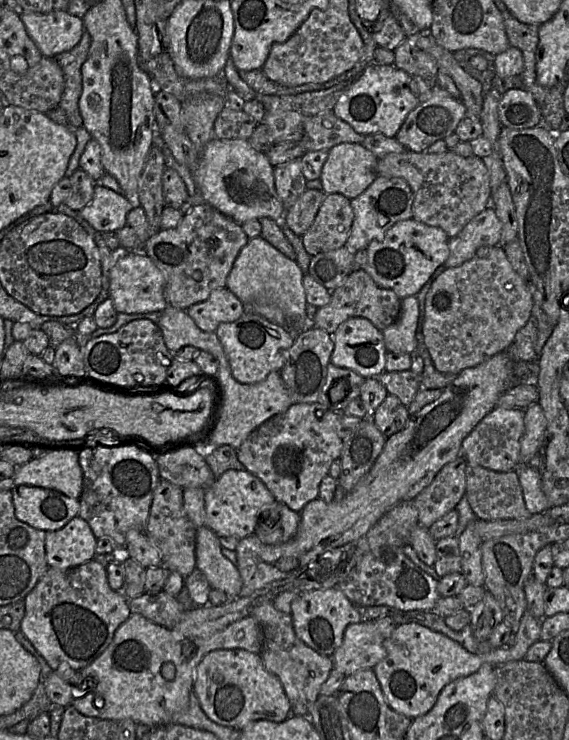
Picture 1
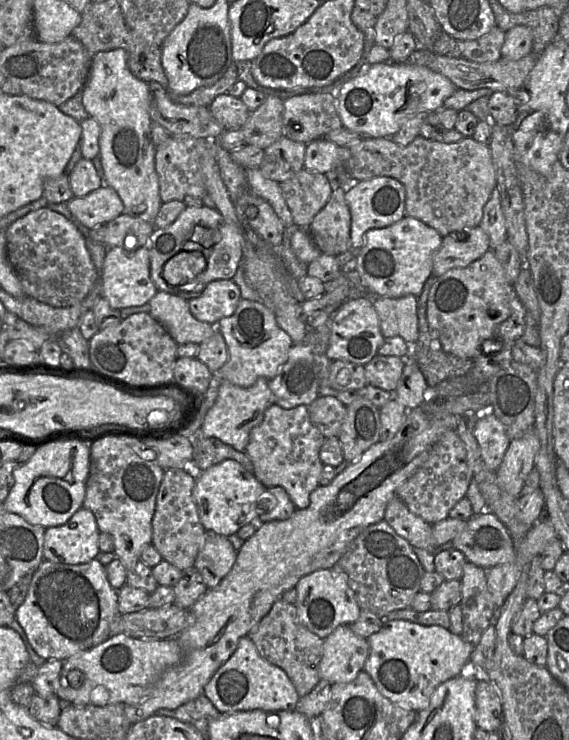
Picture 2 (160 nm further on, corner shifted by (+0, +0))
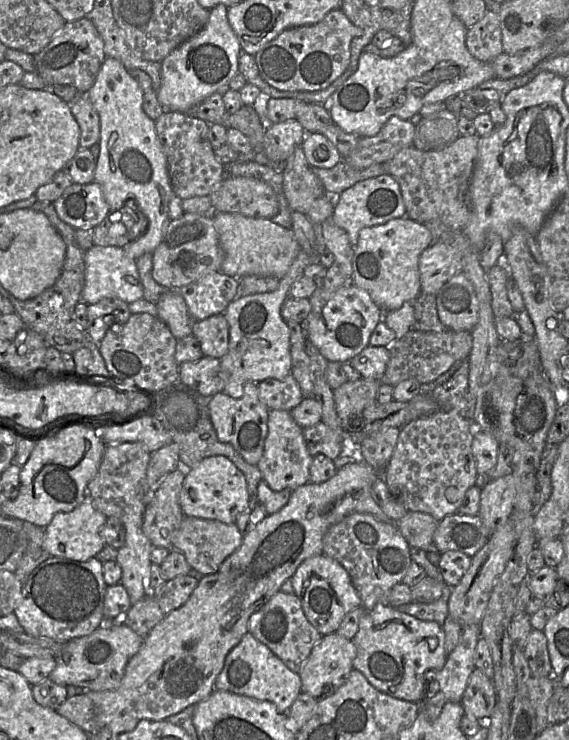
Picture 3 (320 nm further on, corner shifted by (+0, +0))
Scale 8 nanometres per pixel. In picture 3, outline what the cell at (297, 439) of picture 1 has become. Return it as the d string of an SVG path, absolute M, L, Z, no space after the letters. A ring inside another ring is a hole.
M270 410L268 413L268 433L264 452L257 467L262 479L274 491L295 490L310 482L310 465L313 456L309 453L304 439L303 429L292 418L290 411Z

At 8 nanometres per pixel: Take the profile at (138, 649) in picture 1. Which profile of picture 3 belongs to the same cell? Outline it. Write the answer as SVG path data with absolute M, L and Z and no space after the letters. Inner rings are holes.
M108 621L94 630L91 634L77 639L67 641L59 657L56 658L56 667L50 674L49 678L56 684L62 686L78 686L85 691L106 691L116 689L124 676L125 668L128 661L139 651L144 638L134 632L131 628L120 621Z

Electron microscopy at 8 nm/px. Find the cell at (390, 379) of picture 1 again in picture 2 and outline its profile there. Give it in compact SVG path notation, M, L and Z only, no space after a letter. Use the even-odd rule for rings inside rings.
M376 354L364 365L367 384L393 393L404 367L400 357Z

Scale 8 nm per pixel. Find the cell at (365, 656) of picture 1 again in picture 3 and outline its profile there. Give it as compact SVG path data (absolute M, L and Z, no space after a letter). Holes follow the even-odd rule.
M338 633L322 636L300 669L302 693L316 699L332 694L348 680L356 655L353 639Z

